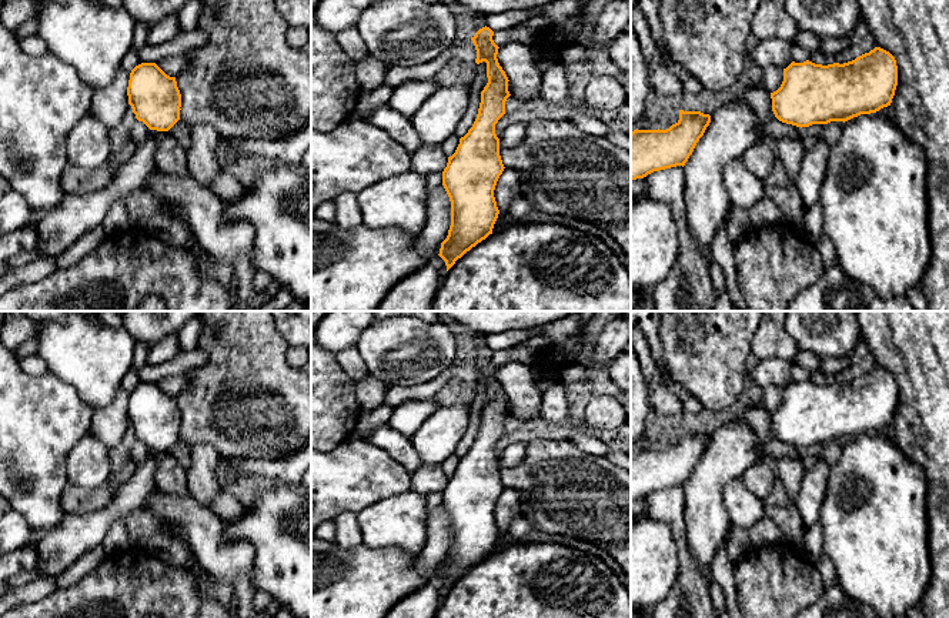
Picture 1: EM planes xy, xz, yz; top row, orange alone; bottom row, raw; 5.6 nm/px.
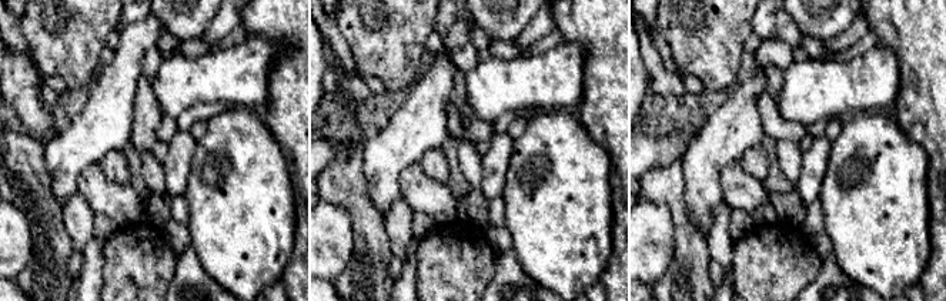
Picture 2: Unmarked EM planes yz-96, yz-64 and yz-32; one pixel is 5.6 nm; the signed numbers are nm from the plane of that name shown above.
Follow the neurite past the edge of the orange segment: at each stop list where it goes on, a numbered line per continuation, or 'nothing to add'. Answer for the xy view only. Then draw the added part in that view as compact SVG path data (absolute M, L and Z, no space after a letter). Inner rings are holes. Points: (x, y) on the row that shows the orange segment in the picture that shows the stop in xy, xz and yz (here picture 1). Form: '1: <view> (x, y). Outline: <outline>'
nothing to add

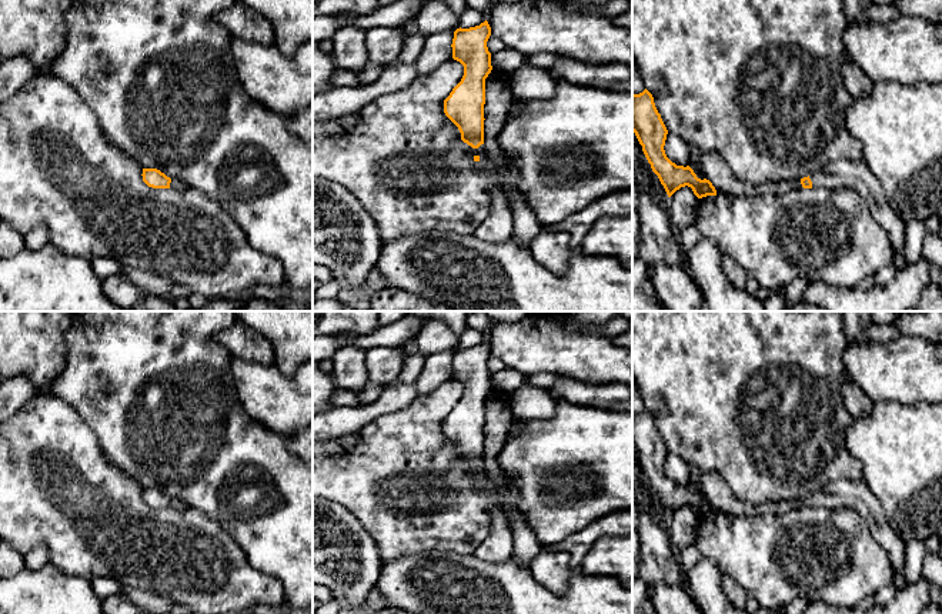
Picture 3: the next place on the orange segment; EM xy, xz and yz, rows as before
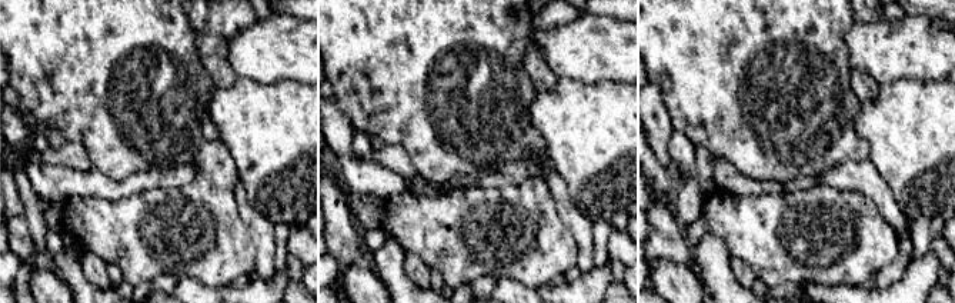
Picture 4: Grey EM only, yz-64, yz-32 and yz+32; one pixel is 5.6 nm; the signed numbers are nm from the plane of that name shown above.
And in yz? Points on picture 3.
1: yz (842, 173). Outline: M838 160L816 170L809 178L812 188L855 187L868 201L879 226L886 231L892 243L896 268L901 270L906 264L906 223L889 206L882 186L862 160L856 163Z

